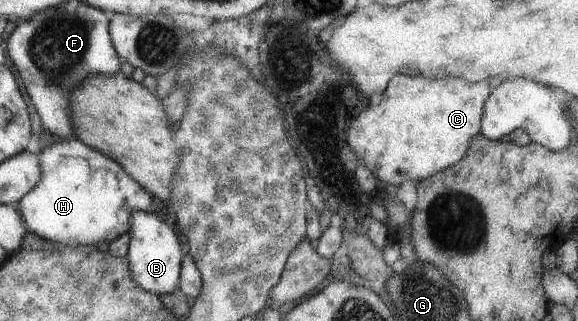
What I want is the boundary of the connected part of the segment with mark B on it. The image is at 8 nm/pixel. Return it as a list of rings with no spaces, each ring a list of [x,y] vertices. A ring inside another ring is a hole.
[[[150,211],[131,212],[131,242],[127,257],[130,260],[131,276],[148,292],[171,293],[179,286],[181,275],[180,266],[183,266],[182,248],[178,242],[176,232],[156,214]]]

